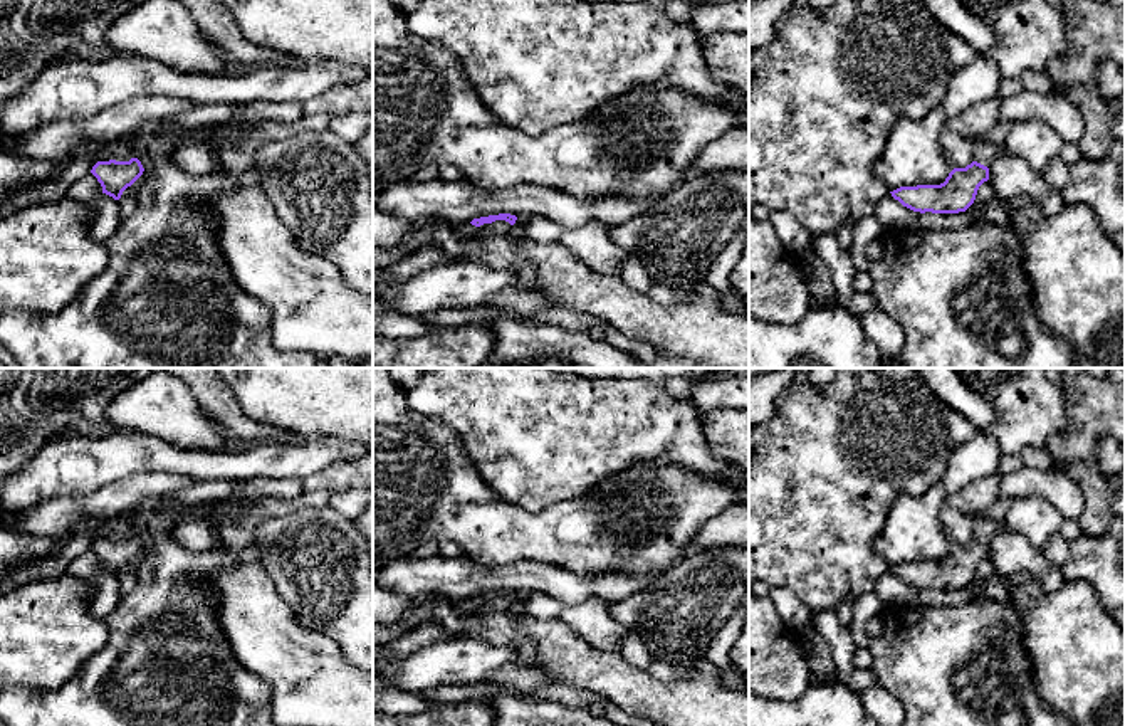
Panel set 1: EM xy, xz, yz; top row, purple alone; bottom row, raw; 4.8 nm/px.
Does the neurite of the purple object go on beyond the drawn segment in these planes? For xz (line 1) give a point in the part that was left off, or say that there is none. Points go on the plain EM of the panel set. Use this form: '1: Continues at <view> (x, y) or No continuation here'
1: Continues at xz (499, 604)

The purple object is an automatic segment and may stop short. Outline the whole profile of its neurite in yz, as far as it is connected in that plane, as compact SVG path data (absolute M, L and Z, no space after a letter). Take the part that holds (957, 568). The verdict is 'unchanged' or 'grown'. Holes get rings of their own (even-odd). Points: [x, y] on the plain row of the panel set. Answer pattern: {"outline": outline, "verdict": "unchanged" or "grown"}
{"outline": "M977 516L974 538L965 544L954 544L944 560L900 563L890 570L903 583L920 590L965 588L974 580L979 563L989 556L992 536L1002 529L1004 523Z", "verdict": "grown"}

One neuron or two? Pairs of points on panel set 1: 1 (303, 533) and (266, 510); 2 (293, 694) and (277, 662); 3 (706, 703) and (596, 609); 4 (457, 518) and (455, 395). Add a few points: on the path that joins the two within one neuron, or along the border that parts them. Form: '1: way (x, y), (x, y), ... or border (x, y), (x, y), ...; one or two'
1: border (318, 508), (267, 518), (257, 528), (252, 547); two
2: way (293, 686), (293, 678), (286, 671); one
3: border (583, 639), (600, 649), (620, 652); two
4: border (420, 412), (449, 424), (457, 432), (474, 466); two

